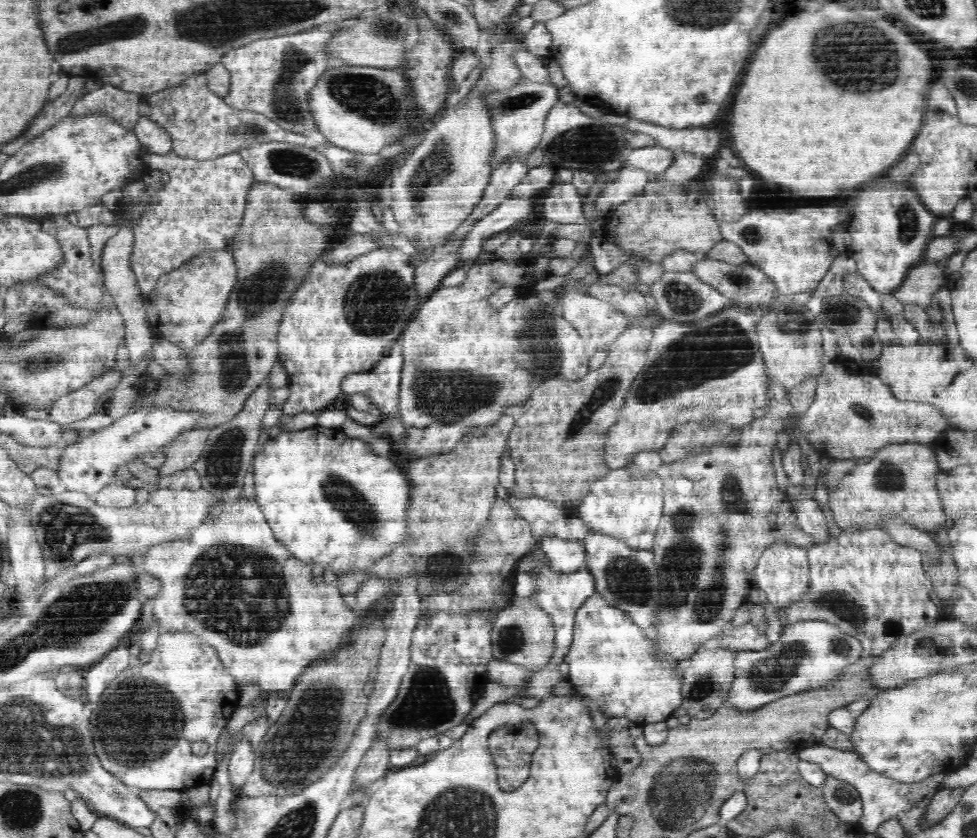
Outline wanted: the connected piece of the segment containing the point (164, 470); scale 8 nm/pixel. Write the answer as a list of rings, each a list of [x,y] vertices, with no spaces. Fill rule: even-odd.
[[[192,428],[192,430],[180,433],[170,444],[163,446],[162,450],[166,458],[160,468],[154,469],[156,480],[170,476],[178,470],[186,470],[197,462],[208,432],[208,429]]]

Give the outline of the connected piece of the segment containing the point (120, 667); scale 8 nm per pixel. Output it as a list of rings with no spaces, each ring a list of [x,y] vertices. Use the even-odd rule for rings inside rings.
[[[116,646],[98,662],[98,666],[86,672],[84,680],[86,680],[88,702],[98,702],[104,688],[108,688],[111,682],[130,666],[132,658],[134,656],[128,656],[128,650],[124,646]]]

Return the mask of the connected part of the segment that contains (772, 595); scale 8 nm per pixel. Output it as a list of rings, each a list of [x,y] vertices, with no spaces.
[[[774,538],[760,552],[754,568],[754,578],[758,586],[767,592],[767,603],[790,604],[792,600],[798,600],[802,592],[806,592],[807,569],[806,548],[792,544],[787,538]]]

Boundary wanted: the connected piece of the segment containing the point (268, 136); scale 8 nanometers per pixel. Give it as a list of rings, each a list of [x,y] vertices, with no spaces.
[[[198,73],[153,95],[143,96],[139,110],[161,124],[172,137],[173,151],[178,156],[194,160],[212,160],[234,152],[250,140],[274,140],[298,146],[312,146],[314,138],[284,130],[275,120],[256,111],[238,111],[228,106],[221,96],[214,94]]]

